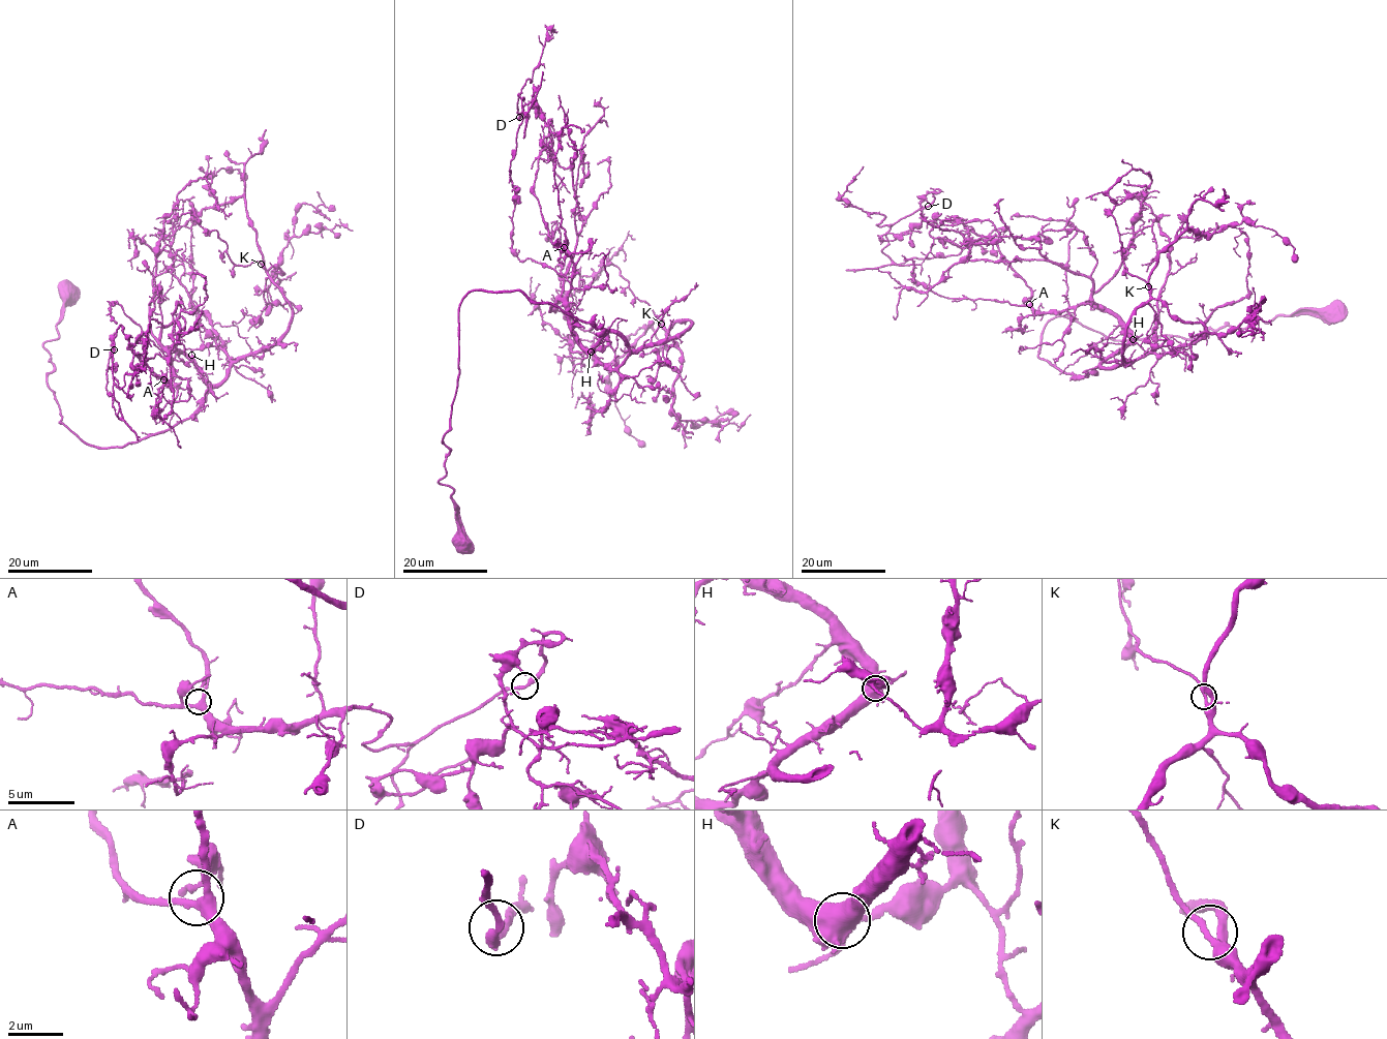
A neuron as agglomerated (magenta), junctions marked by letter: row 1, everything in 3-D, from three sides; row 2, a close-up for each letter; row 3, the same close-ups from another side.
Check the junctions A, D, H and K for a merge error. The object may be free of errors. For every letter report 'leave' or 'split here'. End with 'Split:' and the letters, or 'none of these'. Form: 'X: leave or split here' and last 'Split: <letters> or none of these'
A: leave
D: split here
H: leave
K: leave
Split: D

